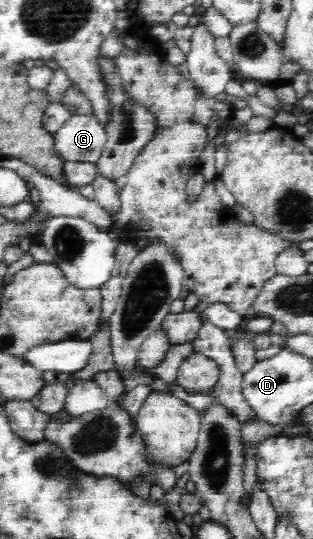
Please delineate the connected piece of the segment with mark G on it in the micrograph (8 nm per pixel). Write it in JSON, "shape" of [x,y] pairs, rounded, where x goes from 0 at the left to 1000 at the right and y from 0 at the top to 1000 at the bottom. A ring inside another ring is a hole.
{"shape":[[[233,213],[169,256],[198,299],[307,304],[339,269],[332,234],[281,213]]]}

